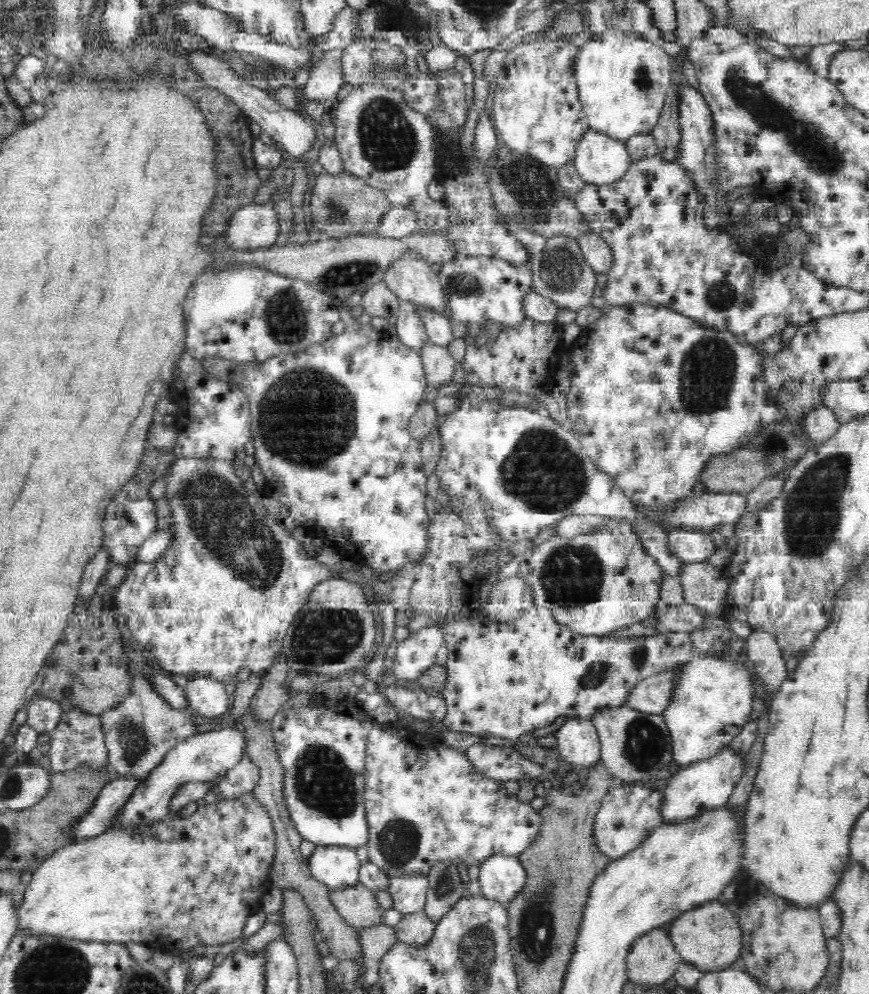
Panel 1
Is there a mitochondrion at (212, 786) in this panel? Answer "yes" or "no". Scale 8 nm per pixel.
no

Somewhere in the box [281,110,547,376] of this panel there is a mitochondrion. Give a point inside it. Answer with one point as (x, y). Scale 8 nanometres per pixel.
(353, 272)

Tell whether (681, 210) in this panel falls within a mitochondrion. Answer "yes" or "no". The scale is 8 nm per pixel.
no

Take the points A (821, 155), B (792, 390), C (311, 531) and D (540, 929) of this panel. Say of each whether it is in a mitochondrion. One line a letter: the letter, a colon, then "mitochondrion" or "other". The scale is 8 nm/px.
A: mitochondrion
B: mitochondrion
C: other
D: mitochondrion

